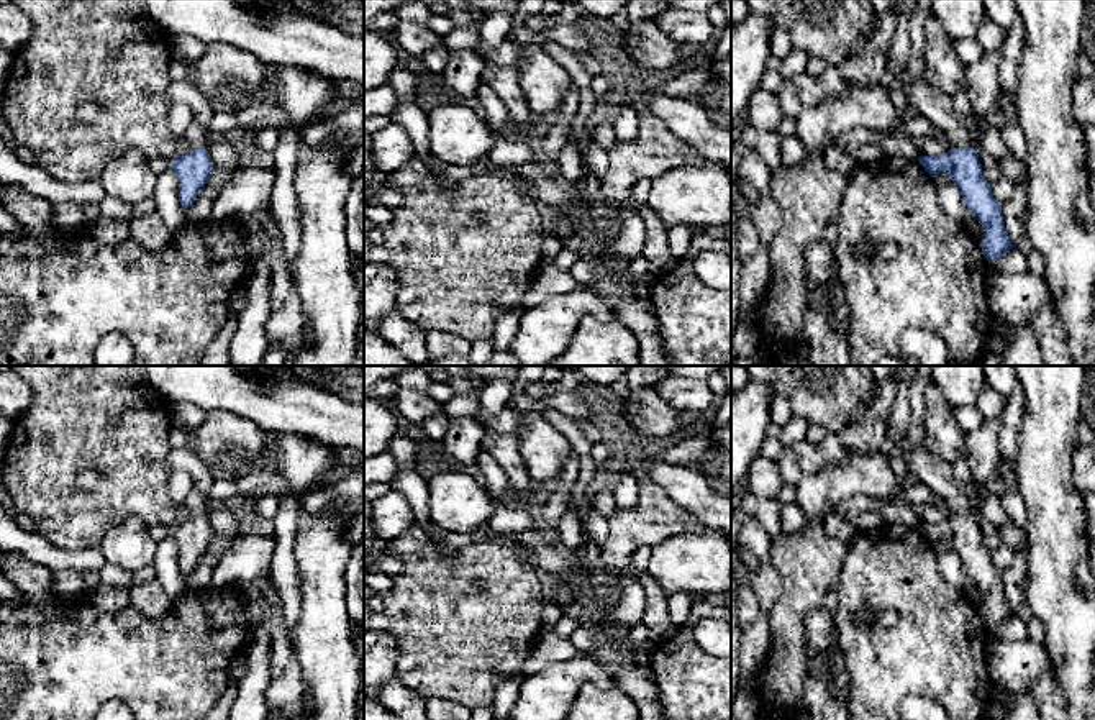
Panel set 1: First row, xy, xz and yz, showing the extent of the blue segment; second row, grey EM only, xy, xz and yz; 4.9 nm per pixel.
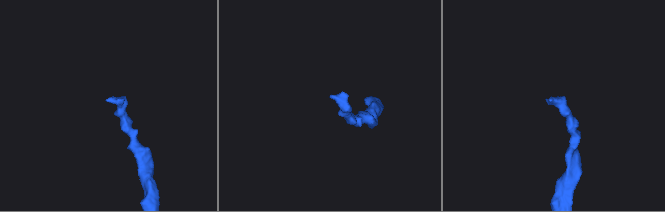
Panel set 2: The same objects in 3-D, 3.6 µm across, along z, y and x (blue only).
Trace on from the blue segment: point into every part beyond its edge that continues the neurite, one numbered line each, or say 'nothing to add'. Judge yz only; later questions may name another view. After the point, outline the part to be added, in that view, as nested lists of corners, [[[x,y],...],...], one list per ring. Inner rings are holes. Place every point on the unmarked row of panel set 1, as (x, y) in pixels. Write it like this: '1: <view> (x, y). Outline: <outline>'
1: yz (923, 466). Outline: [[[926,435],[908,454],[906,466],[911,479],[928,485],[952,517],[969,517],[972,513],[966,494],[952,479],[952,466],[931,453]]]

